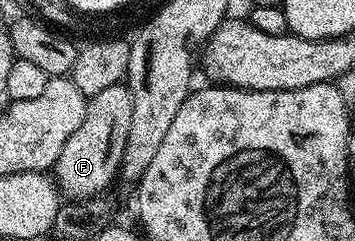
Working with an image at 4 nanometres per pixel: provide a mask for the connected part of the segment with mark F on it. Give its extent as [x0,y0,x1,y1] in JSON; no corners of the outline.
[51,83,131,202]

